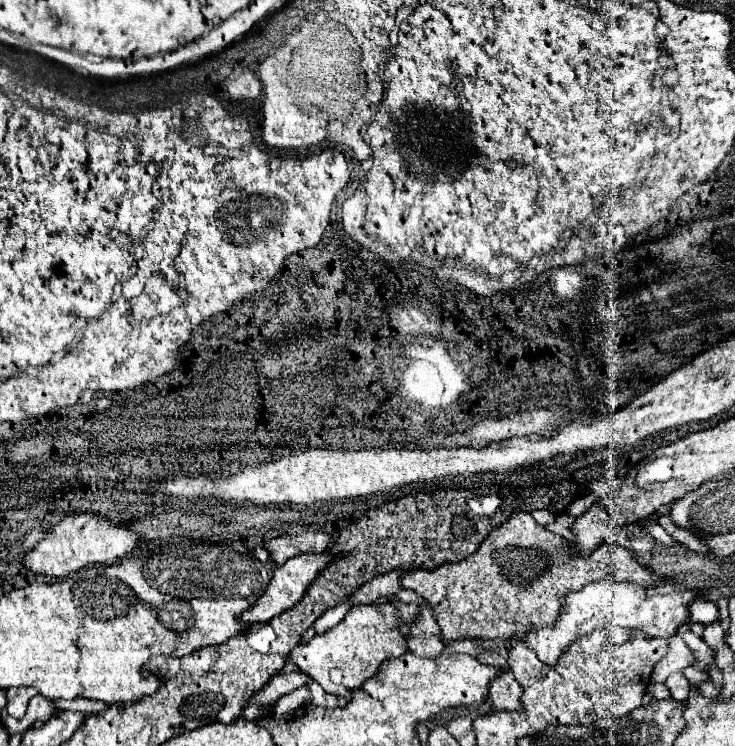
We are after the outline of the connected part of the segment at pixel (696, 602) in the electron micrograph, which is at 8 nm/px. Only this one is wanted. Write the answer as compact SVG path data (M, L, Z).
M703 597L693 599L689 611L691 611L691 617L689 617L689 619L691 619L691 621L697 621L697 623L703 623L703 625L713 623L713 621L719 617L717 605L711 603L711 601L707 601L707 599L703 599Z

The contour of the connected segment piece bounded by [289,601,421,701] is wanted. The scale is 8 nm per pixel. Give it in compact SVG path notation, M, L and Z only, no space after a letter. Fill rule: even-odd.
M389 601L385 605L359 605L351 607L351 611L343 617L343 621L329 629L323 635L315 635L307 645L297 645L289 659L299 667L299 671L307 673L313 681L317 681L327 693L345 697L347 701L351 695L363 687L367 679L381 671L381 665L387 659L399 657L407 653L407 637L401 633L401 621L413 623L421 613L419 603L403 603L403 601Z

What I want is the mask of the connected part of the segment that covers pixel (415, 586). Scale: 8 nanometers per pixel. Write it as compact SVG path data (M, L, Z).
M515 511L505 523L497 525L473 555L459 563L443 563L431 571L409 571L403 575L401 585L431 603L445 641L473 637L481 641L513 641L535 627L553 627L563 609L561 601L571 591L607 577L641 585L647 595L661 595L661 591L667 595L667 591L679 589L675 579L657 575L651 567L639 563L631 549L601 543L589 555L577 555L563 537L547 531L523 511Z

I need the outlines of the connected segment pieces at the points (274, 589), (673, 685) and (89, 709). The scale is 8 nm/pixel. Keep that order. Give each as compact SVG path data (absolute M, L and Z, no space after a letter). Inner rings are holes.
M323 551L323 553L305 553L305 555L299 555L299 557L287 559L281 567L277 567L273 571L273 577L271 577L271 583L269 583L267 591L259 597L259 601L255 603L255 607L251 607L249 611L245 611L241 615L241 619L247 621L247 623L265 623L267 619L279 615L281 611L295 607L295 603L299 603L299 599L303 599L307 587L315 581L315 575L319 575L319 571L323 567L327 567L327 563L331 563L331 553L329 551Z
M681 671L669 675L667 681L665 681L665 685L667 685L667 689L671 691L671 697L673 697L673 699L677 699L677 701L685 701L685 699L689 697L691 687L689 687L689 681L685 679L685 675L683 675Z
M75 697L71 701L55 701L55 705L61 709L73 709L73 711L83 711L83 713L97 713L97 711L105 711L107 705L99 703L97 699L87 699L87 697Z

